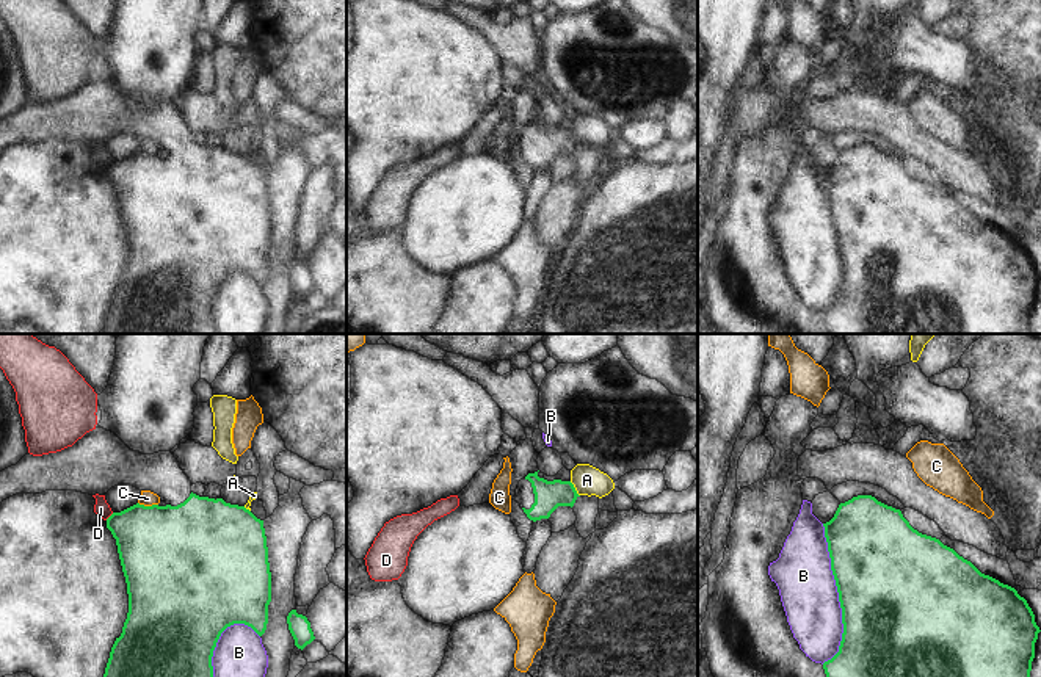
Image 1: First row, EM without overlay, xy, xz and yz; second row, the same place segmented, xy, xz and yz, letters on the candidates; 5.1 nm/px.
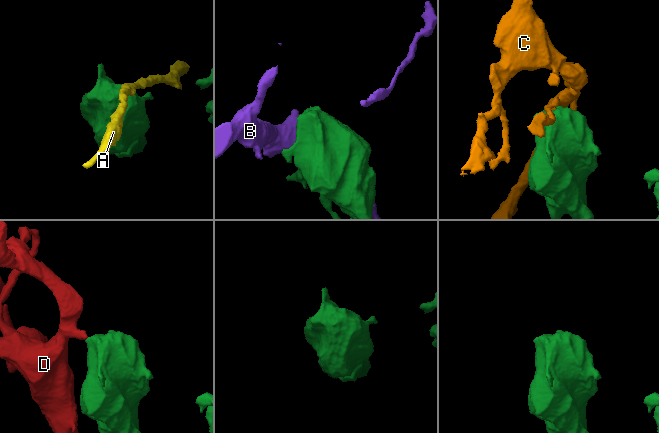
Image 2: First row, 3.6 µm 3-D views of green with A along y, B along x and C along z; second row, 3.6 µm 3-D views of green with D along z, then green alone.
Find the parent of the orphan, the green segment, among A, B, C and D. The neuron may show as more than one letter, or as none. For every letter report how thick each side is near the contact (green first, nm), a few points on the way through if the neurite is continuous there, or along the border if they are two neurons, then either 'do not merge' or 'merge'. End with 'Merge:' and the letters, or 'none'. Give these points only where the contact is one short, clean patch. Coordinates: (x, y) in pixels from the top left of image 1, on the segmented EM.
A: calibres 150 and 150 nm; do not merge
B: calibres 500 and 300 nm; do not merge
C: calibres 480 and 80 nm; do not merge
D: calibres 360 and 80 nm; border xy (113, 513), (105, 519); do not merge
Merge: none

